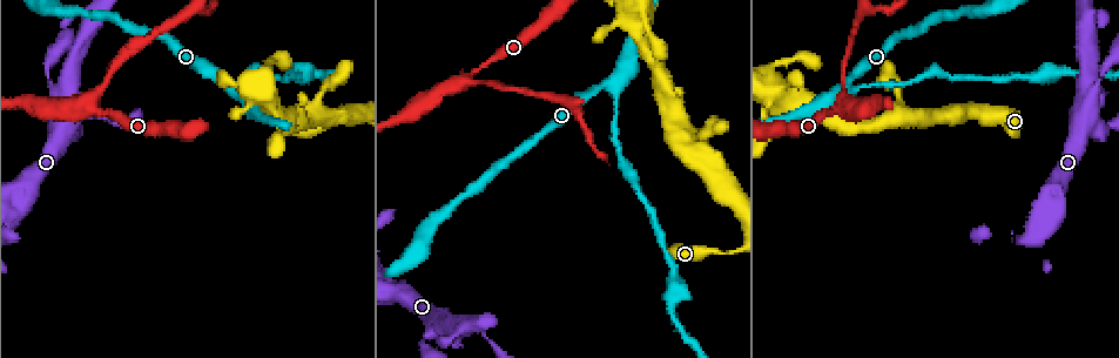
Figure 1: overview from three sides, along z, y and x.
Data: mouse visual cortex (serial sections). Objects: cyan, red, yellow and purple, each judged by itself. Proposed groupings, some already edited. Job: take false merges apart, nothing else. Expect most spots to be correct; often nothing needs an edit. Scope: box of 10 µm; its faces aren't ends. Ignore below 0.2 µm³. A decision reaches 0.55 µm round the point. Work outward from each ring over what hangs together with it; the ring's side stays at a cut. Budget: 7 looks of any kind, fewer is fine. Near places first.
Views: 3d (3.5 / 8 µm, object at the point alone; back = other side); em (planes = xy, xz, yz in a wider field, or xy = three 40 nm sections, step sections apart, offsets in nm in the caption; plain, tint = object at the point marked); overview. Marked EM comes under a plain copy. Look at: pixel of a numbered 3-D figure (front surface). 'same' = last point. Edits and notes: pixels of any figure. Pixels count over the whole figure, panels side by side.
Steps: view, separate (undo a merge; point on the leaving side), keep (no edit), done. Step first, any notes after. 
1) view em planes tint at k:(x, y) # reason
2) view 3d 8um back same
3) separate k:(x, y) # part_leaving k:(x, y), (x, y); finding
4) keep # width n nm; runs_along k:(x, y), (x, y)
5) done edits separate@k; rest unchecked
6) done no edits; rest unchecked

view 3d 3.5um at 1:(848, 88) # three-way junction

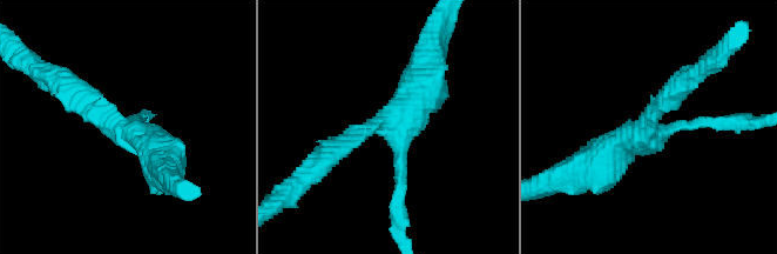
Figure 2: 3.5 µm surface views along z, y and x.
view em xy step 5 tint at 2:(395, 121) # arms 3; arm_widths 150, 200, 500 nm; need the tissue

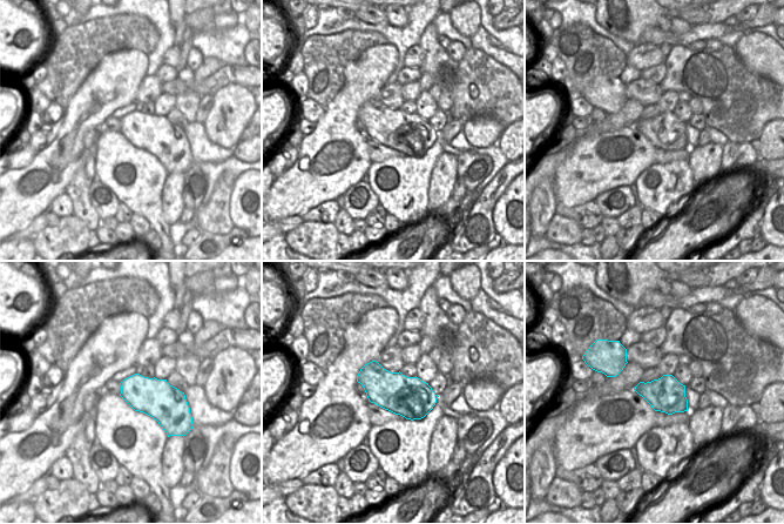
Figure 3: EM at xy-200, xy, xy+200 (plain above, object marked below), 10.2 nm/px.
view em xy step 3 tint same # cut it another way

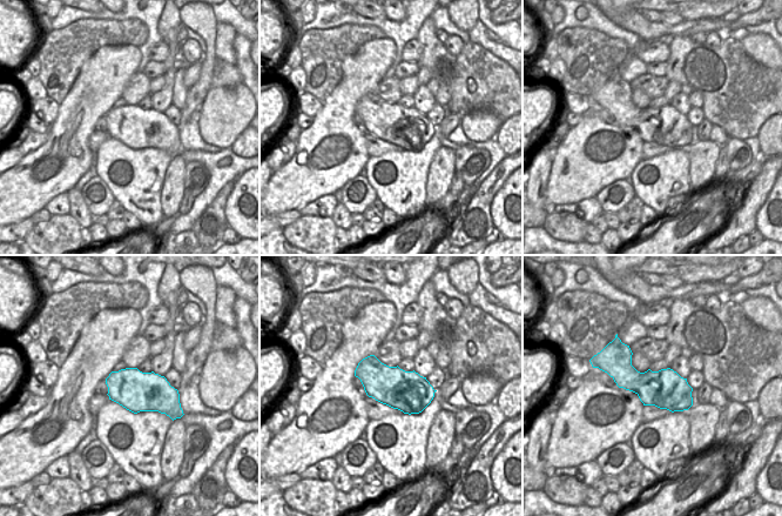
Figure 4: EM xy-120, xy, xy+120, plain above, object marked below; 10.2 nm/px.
keep # all the same cell

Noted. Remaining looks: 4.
view 3d 3.5um back at 1:(1012, 110)

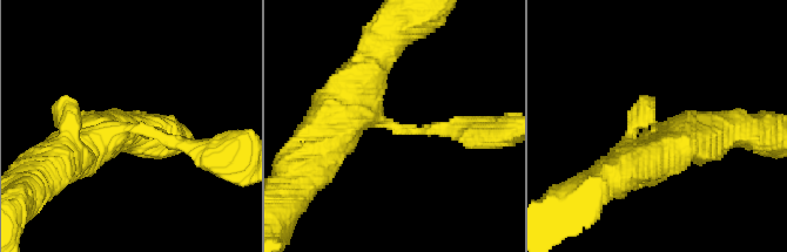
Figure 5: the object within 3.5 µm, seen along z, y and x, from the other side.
view em xy step 5 tint at 5:(415, 131)

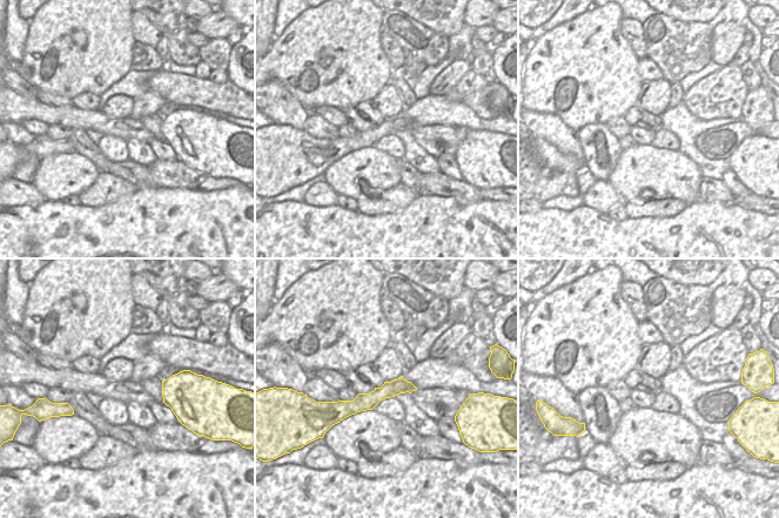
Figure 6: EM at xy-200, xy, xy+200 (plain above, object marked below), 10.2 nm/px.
keep # width 170 nm; runs_along 6:(411, 388), (393, 388), (340, 409); one cell here

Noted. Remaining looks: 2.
view 3d 8um at 1:(438, 331) # side arm on a straight run

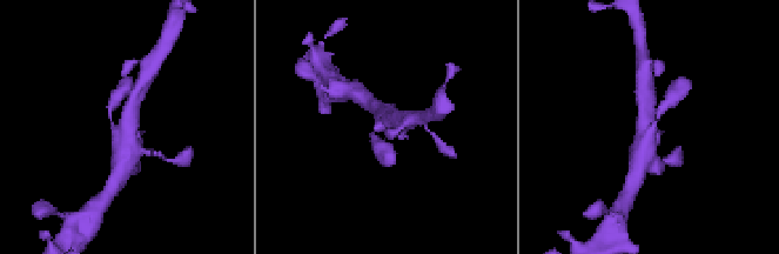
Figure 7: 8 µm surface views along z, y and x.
view em xy step 3 tint same # arms 3; arm_widths 200, 400, 600 nm; now the EM

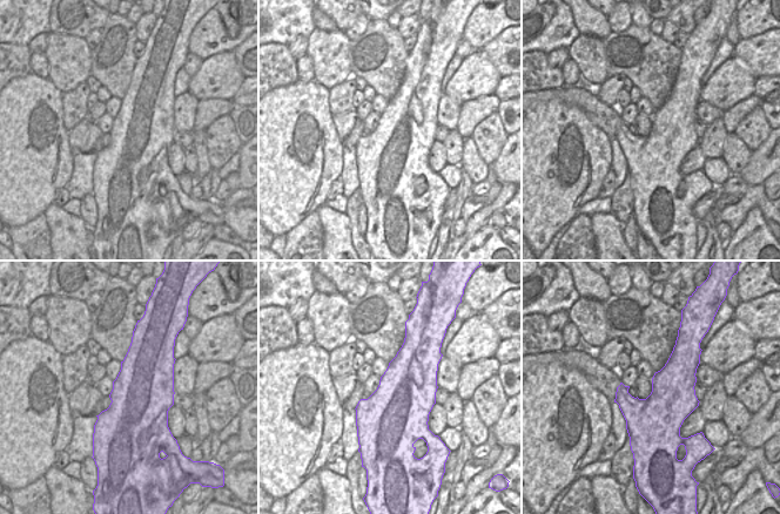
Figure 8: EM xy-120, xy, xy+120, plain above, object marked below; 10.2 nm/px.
keep # width 650 nm; runs_along 7:(121, 165), (121, 135), (135, 100); continuous, no second cell

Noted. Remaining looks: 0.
done no edits; rest unchecked

